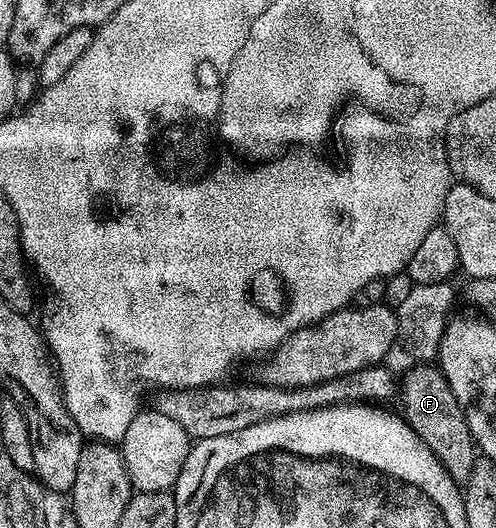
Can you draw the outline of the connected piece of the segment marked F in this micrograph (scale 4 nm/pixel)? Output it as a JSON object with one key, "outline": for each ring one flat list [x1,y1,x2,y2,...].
{"outline":[[432,363,418,364,406,371,399,384,399,396,401,392,401,414,404,420,415,430,419,438,427,443,428,449,431,450,440,464,451,474,454,481,463,484,470,476,473,464,477,457,473,436,470,434,470,428,467,426,464,407,458,402,457,396,453,395,450,384,447,382,445,375,441,372,440,367]]}

